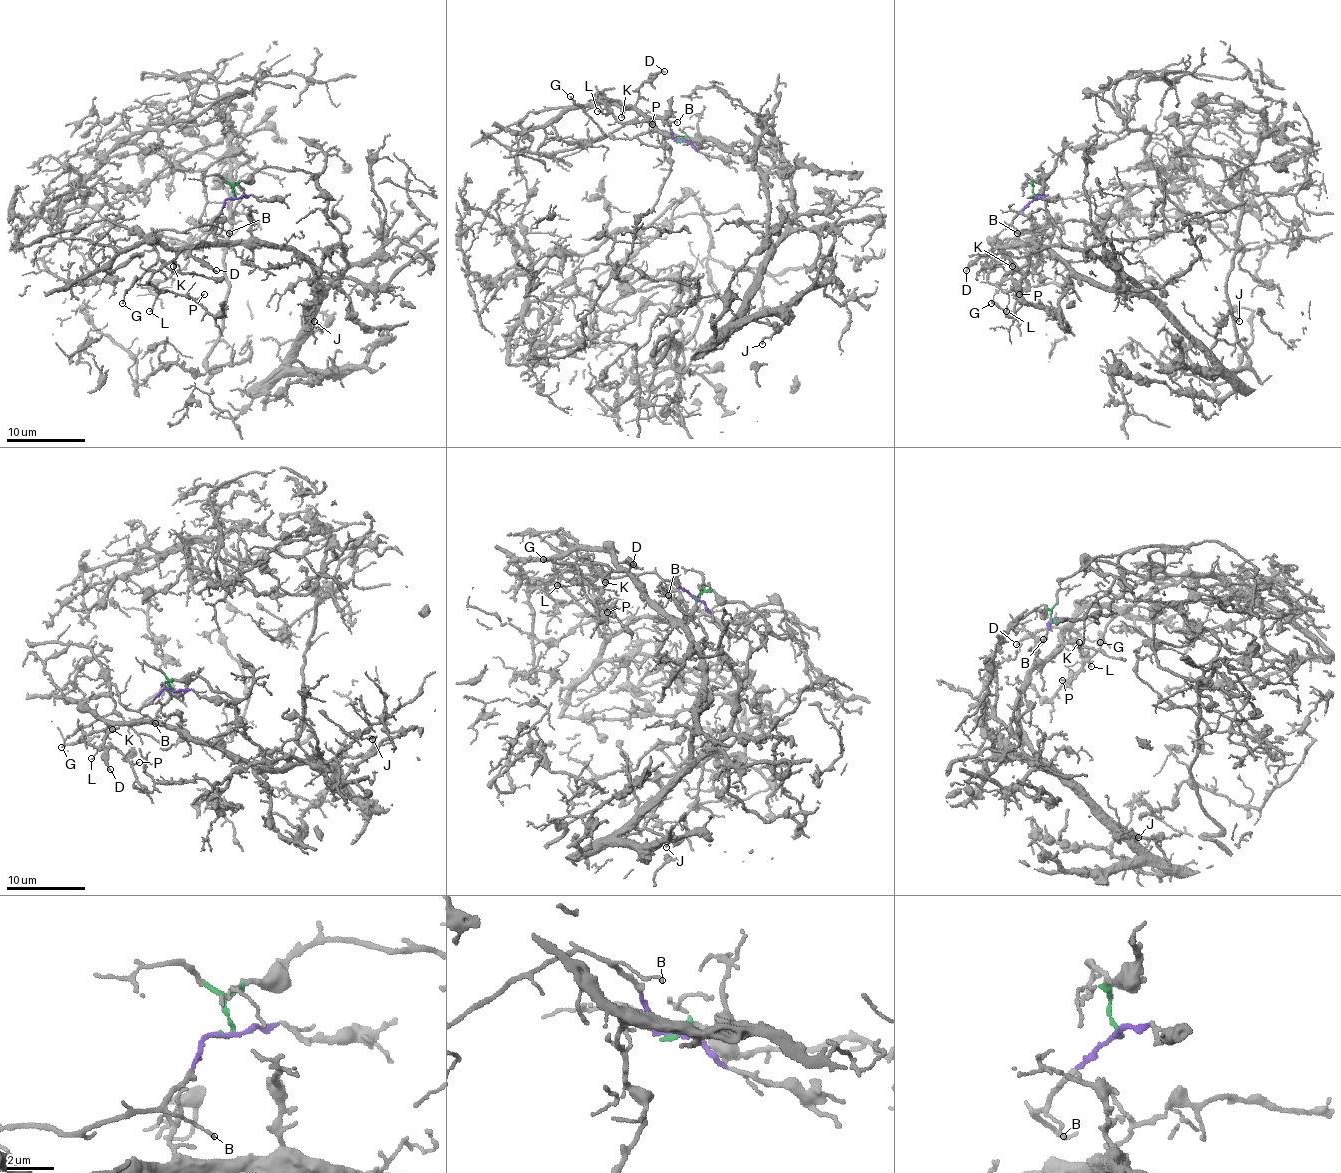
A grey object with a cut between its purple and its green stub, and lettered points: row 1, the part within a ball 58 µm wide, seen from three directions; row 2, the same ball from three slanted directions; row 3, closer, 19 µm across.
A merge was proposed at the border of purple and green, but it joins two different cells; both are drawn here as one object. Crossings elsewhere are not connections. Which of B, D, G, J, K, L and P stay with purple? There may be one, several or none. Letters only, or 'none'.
B, G

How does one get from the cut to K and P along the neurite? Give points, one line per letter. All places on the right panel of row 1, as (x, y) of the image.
K: (1035, 199), (1039, 168), (1067, 245), (1138, 288), (1081, 281), (1047, 247), (1007, 245), (1011, 267)
P: (1035, 199), (1039, 168), (1067, 245), (1138, 288), (1103, 290), (1047, 247), (1007, 245), (988, 279), (1019, 294)

